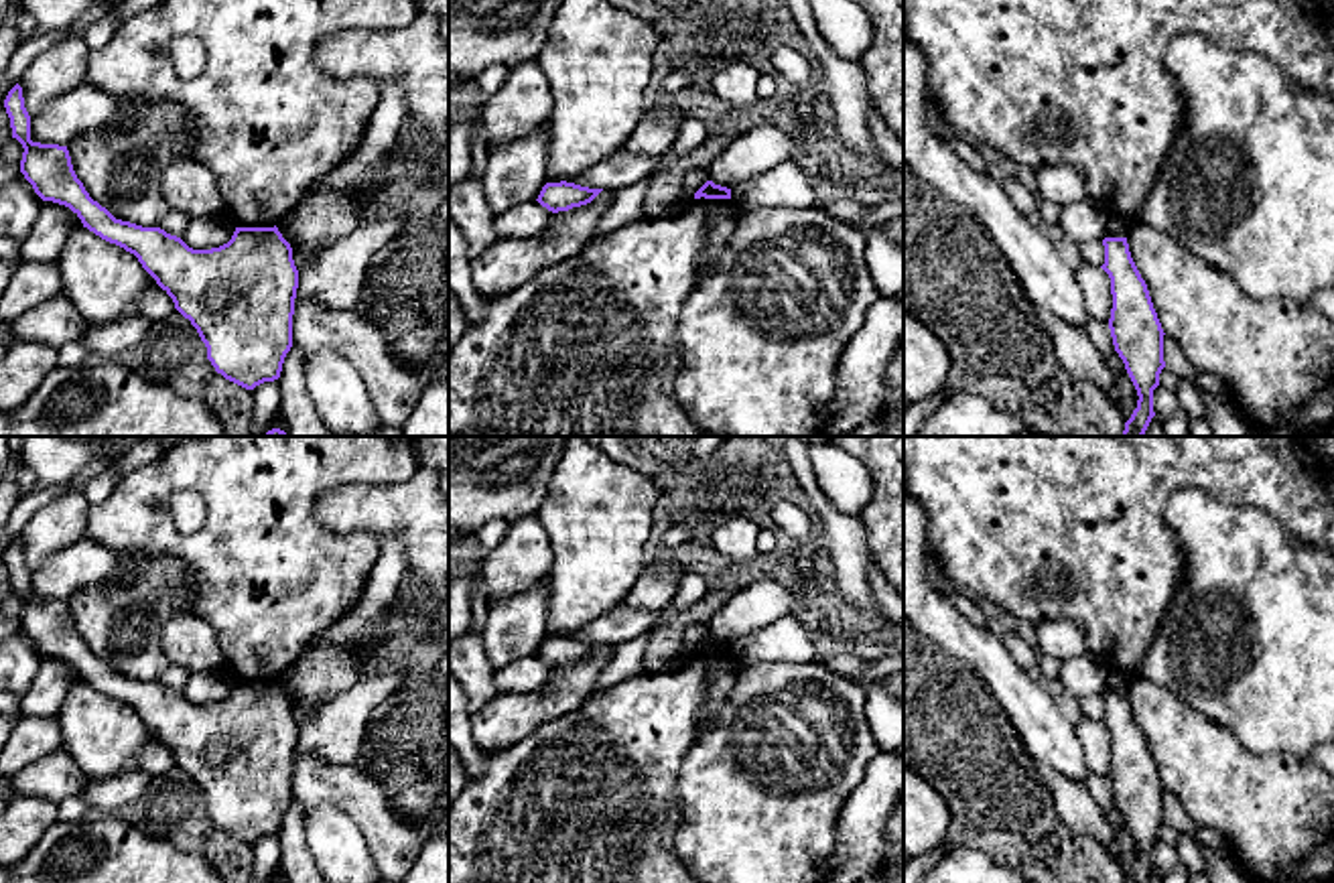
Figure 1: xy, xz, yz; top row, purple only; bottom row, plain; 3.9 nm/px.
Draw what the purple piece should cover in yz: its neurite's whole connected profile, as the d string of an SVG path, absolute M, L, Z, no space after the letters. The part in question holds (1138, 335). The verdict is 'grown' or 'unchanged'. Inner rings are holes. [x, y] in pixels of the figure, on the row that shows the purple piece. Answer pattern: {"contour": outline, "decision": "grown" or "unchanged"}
{"contour": "M1105 237L1105 264L1111 278L1113 309L1109 329L1115 351L1137 390L1137 408L1125 422L1123 436L1143 436L1153 412L1153 390L1159 386L1163 361L1163 329L1141 278L1127 237Z", "decision": "unchanged"}

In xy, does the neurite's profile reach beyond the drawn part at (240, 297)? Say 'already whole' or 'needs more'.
already whole

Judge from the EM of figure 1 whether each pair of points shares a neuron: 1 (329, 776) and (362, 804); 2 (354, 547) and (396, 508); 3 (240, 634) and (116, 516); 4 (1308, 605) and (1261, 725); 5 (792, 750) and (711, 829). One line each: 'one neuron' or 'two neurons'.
1: one neuron
2: two neurons
3: one neuron
4: one neuron
5: one neuron

